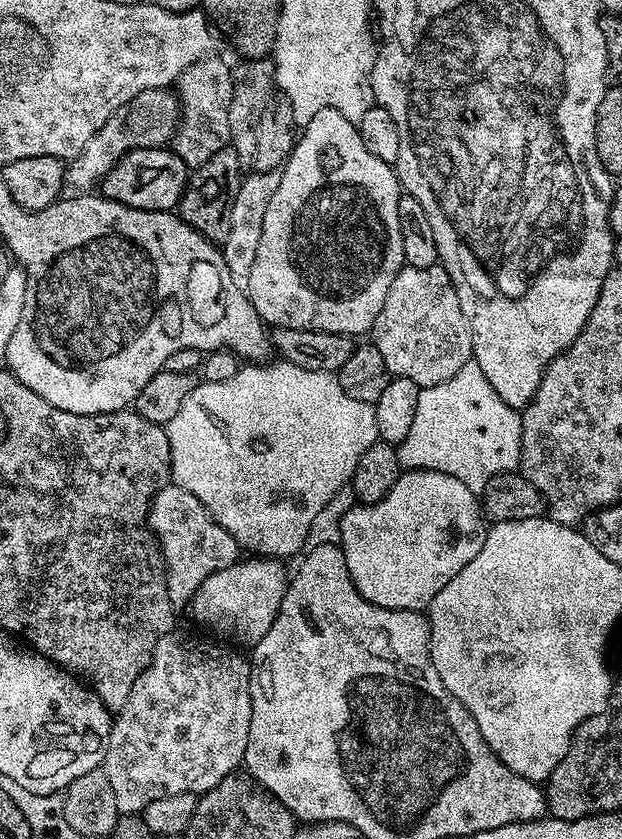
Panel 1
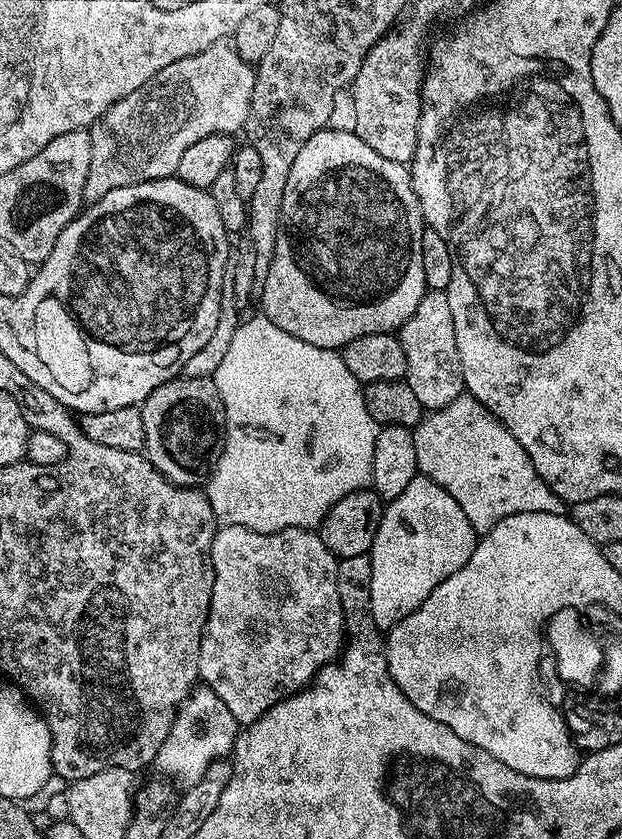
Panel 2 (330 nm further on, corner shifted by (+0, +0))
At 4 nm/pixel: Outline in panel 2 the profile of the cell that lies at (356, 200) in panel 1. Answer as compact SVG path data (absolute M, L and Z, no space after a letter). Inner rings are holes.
M327 127L323 132L314 134L302 150L298 150L298 158L294 158L294 167L290 170L290 179L286 182L286 194L282 198L282 214L280 215L280 233L274 250L274 258L270 262L270 274L266 274L266 282L262 289L264 295L263 315L269 316L286 334L294 334L294 338L302 338L302 342L310 342L310 346L322 346L339 350L345 344L354 342L354 338L362 338L366 334L395 333L403 328L404 323L418 310L418 302L422 302L426 291L422 274L422 234L425 230L424 215L420 209L418 198L412 189L412 174L405 165L390 162L390 158L382 158L355 132L339 132Z

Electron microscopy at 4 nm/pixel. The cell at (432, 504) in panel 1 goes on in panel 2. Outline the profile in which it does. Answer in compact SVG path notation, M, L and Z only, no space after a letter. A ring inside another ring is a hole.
M417 474L410 486L406 486L406 490L398 494L398 498L387 501L378 534L372 543L370 619L373 625L387 630L402 622L402 618L406 618L414 610L418 610L418 606L422 606L422 602L426 602L426 598L430 598L432 591L442 582L446 582L450 574L466 566L470 554L474 554L477 539L478 533L470 526L466 514L462 514L462 506L458 506L458 502L454 502L454 498L450 498L450 494L446 494L446 490L438 486L438 482Z

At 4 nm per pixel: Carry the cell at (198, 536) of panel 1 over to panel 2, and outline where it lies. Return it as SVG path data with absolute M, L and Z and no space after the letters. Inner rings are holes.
M233 524L217 527L212 543L214 590L200 643L198 670L203 687L222 698L237 725L254 723L284 697L307 688L322 668L341 655L346 644L346 621L338 598L337 563L337 556L307 528L255 532Z

